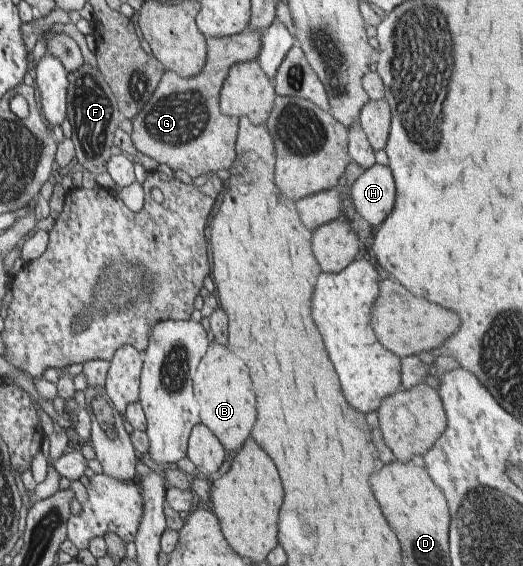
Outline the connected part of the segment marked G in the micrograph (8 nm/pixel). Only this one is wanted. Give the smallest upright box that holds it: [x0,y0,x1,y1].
[131,30,261,179]

